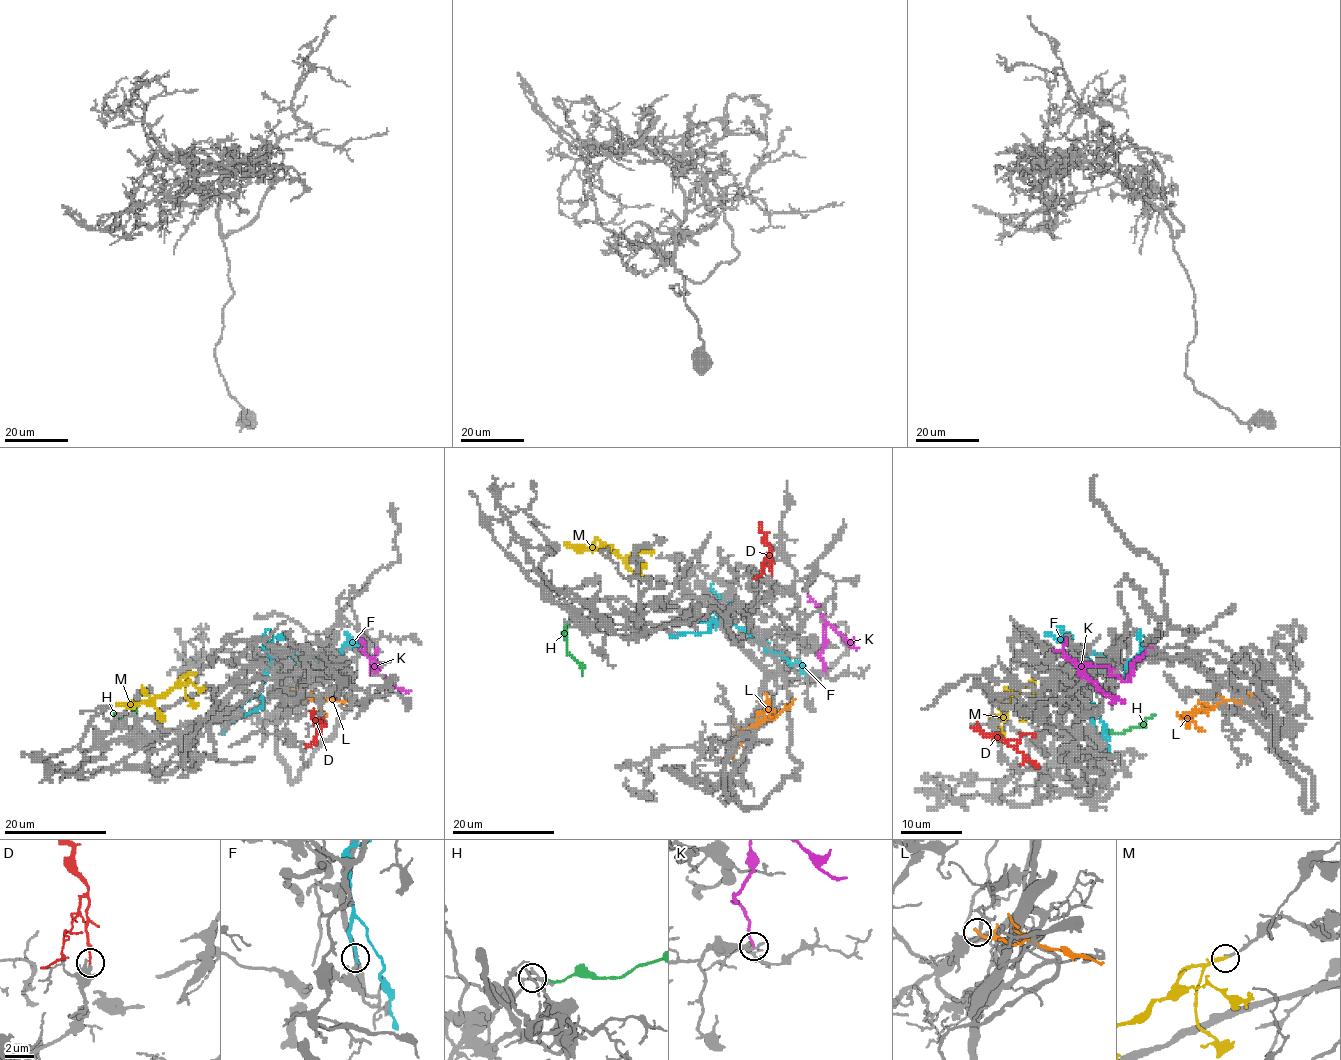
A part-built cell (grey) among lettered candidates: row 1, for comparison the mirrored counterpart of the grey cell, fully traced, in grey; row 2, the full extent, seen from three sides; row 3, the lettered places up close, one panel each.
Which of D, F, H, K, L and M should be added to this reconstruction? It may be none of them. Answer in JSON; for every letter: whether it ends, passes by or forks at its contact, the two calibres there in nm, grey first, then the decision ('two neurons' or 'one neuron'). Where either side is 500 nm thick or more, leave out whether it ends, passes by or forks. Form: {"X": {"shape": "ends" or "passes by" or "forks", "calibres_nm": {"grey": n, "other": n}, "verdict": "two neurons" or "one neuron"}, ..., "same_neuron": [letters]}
{"D": {"shape": "ends", "calibres_nm": {"grey": 320, "other": 140}, "verdict": "one neuron"}, "F": {"shape": "ends", "calibres_nm": {"grey": 160, "other": 280}, "verdict": "two neurons"}, "H": {"shape": "ends", "calibres_nm": {"grey": 150, "other": 160}, "verdict": "two neurons"}, "K": {"shape": "ends", "calibres_nm": {"grey": 200, "other": 220}, "verdict": "two neurons"}, "L": {"shape": "ends", "calibres_nm": {"grey": 190, "other": 200}, "verdict": "two neurons"}, "M": {"shape": "ends", "calibres_nm": {"grey": 240, "other": 280}, "verdict": "one neuron"}, "same_neuron": ["D", "M"]}

